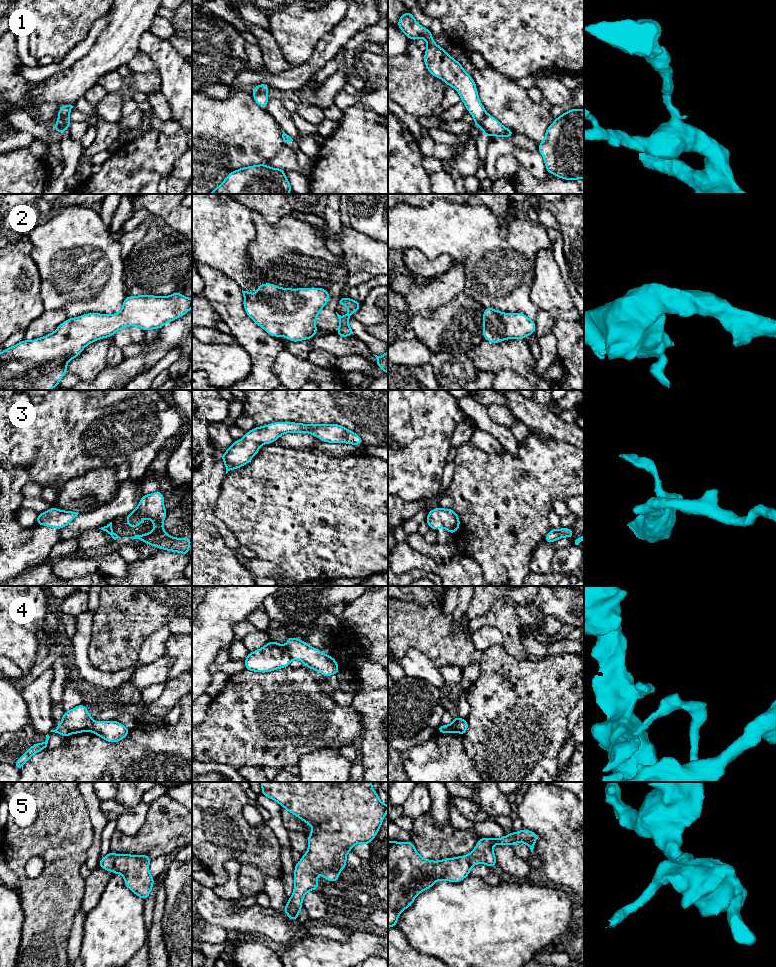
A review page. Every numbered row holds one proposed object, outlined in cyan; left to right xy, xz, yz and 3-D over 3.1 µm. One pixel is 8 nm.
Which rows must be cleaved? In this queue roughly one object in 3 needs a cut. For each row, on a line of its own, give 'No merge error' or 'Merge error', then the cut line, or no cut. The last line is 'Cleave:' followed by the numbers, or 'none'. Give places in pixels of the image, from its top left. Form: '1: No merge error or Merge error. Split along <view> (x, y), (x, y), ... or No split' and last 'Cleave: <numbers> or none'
1: Merge error. Split along xz (253, 90), (266, 92)
2: No merge error. No split
3: No merge error. No split
4: Merge error. Split along xz (285, 646), (292, 658)
5: No merge error. No split
Cleave: 1, 4

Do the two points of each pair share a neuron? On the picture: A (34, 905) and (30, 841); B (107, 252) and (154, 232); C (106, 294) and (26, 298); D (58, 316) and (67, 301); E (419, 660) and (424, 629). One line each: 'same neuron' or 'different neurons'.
A: same neuron
B: different neurons
C: different neurons
D: different neurons
E: different neurons

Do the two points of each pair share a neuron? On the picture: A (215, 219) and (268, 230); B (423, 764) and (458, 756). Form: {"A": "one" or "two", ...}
{"A": "two", "B": "one"}

